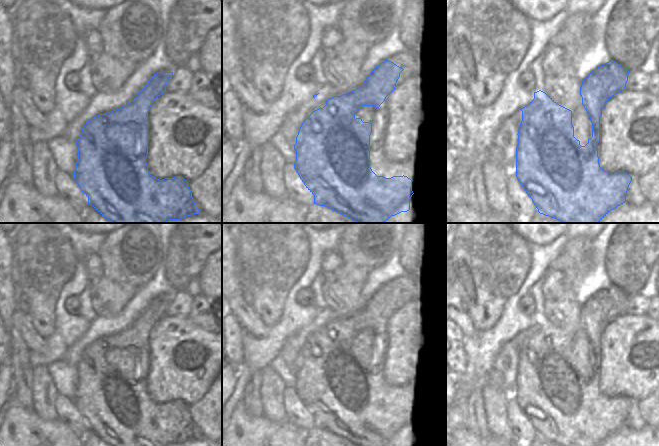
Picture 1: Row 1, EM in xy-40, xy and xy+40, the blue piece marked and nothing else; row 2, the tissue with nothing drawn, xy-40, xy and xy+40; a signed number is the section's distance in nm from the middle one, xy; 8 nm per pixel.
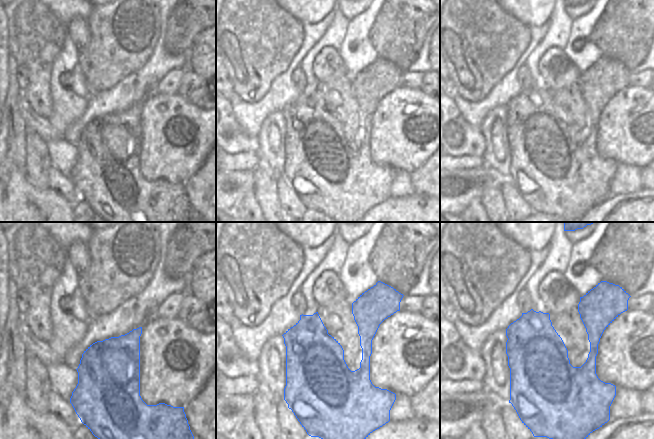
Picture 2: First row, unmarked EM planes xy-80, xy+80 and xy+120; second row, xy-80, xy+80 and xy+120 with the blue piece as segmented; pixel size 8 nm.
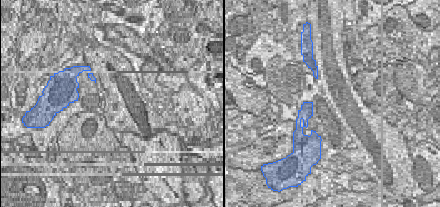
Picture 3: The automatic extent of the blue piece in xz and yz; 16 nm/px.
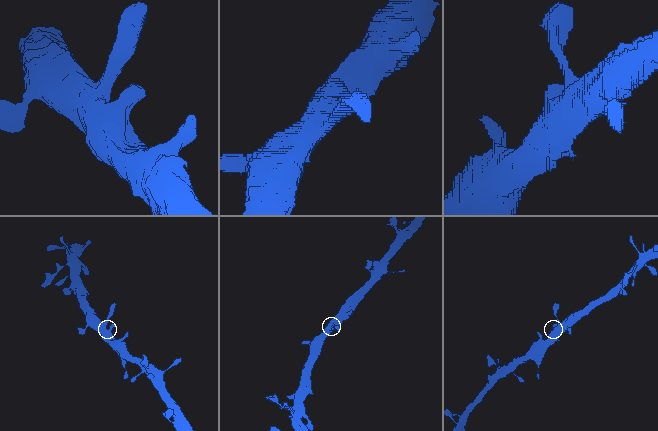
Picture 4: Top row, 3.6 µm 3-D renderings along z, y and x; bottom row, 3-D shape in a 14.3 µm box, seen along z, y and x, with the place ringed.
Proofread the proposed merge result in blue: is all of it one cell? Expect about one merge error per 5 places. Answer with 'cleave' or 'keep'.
keep

